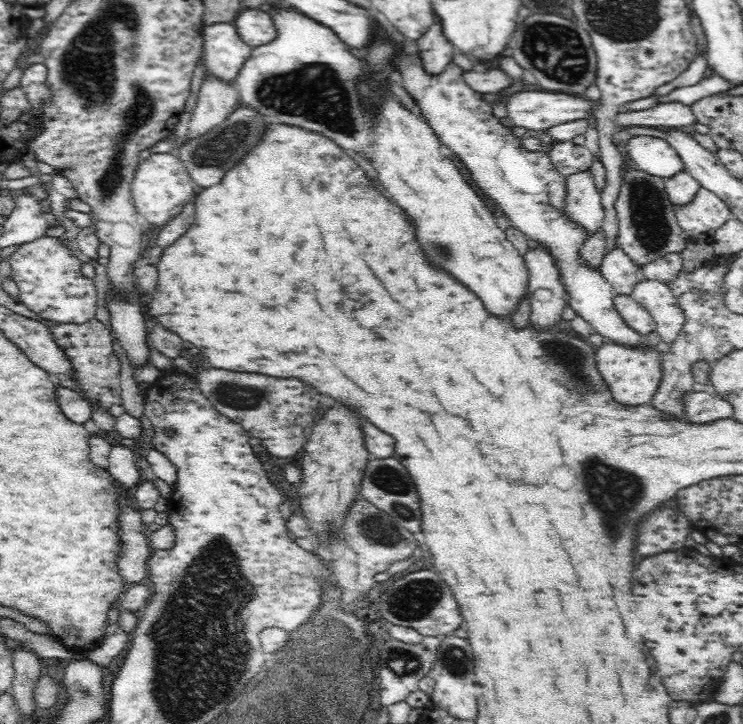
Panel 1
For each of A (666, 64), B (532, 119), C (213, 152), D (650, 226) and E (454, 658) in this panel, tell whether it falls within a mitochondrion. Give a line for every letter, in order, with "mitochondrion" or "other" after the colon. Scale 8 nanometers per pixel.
A: other
B: other
C: mitochondrion
D: mitochondrion
E: mitochondrion

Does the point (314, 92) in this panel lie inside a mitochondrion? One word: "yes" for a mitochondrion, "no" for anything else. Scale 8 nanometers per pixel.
yes

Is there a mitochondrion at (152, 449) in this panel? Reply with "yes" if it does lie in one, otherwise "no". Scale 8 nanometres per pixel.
no

